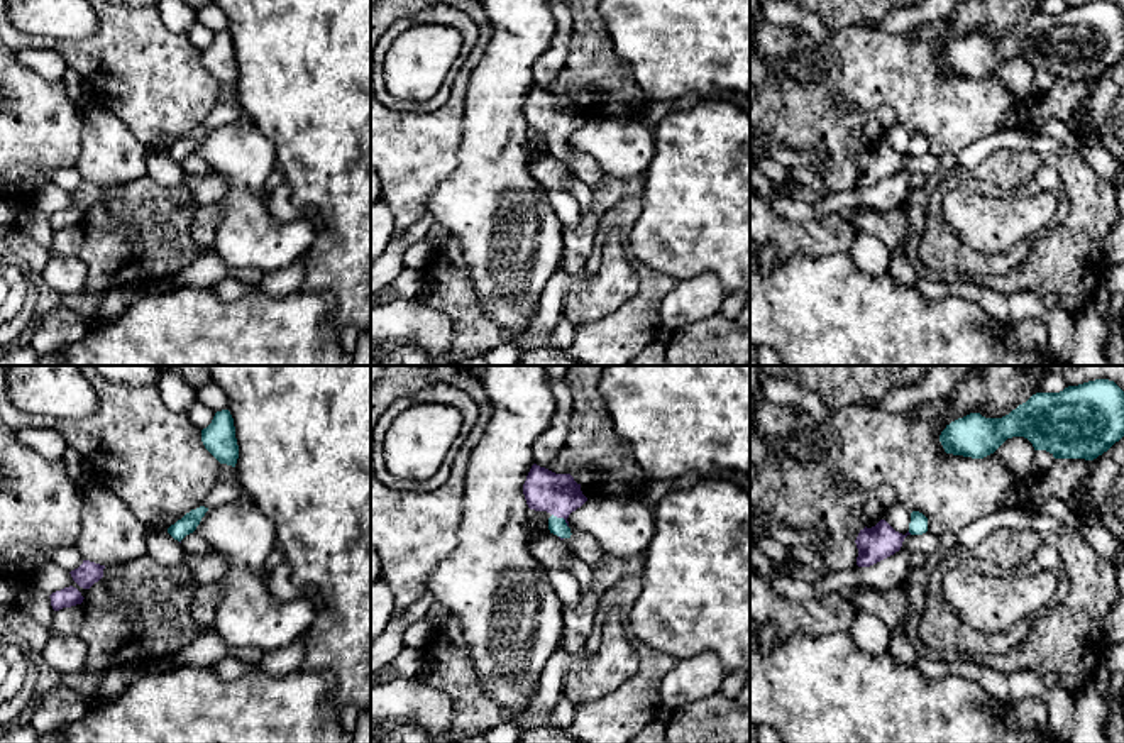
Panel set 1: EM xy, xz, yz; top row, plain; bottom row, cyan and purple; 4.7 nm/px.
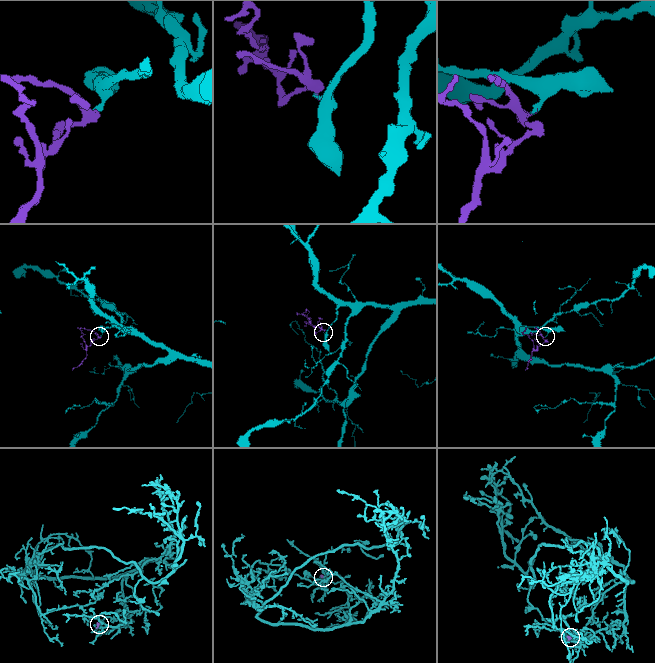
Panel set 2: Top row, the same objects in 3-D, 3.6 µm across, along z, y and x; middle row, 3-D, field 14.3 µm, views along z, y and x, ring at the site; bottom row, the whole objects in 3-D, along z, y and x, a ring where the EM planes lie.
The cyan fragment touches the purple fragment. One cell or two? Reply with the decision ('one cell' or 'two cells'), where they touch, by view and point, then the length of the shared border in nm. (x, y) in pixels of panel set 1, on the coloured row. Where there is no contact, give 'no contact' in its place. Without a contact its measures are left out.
one cell | xz (562, 518) | 100 nm

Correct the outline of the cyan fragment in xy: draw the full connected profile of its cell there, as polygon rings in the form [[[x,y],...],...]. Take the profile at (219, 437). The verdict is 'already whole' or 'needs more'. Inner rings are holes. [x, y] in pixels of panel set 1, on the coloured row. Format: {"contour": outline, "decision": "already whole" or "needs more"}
{"contour": [[[229,410],[217,411],[212,423],[201,430],[205,449],[220,462],[235,467],[239,445],[234,418]]], "decision": "already whole"}

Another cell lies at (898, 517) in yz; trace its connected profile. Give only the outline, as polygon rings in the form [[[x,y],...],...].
[[[897,503],[895,506],[884,511],[884,520],[899,533],[909,531],[911,511]]]

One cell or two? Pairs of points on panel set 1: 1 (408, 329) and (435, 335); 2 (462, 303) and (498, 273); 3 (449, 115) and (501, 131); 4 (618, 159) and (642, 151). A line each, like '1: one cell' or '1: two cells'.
1: one cell
2: two cells
3: two cells
4: one cell

